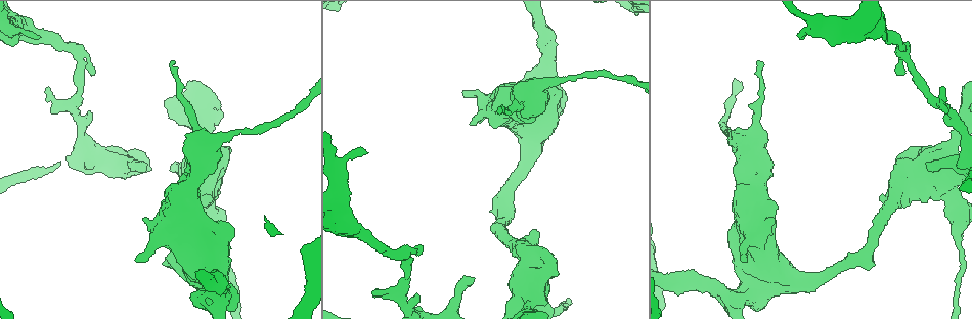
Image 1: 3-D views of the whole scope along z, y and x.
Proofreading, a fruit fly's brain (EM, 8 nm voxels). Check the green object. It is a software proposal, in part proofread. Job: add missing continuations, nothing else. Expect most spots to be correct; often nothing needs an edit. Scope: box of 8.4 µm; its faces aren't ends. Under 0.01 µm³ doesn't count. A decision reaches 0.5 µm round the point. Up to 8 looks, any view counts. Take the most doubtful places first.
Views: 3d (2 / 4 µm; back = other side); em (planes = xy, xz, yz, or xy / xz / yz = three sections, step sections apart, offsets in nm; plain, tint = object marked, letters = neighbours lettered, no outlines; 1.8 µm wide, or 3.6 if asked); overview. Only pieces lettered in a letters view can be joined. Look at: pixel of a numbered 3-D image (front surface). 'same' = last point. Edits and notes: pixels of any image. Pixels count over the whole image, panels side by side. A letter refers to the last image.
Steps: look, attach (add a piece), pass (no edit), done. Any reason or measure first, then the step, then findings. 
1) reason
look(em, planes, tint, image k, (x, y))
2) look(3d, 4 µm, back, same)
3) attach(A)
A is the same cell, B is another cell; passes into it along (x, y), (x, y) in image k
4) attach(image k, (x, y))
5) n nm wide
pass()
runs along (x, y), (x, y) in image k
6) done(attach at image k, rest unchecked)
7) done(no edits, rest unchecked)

an open end
look(3d, 4 µm, image 1, (804, 38))

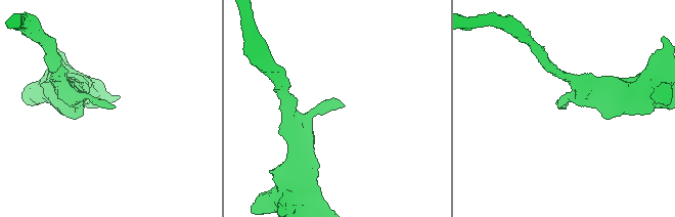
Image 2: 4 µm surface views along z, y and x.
shape alone is not enough
look(em, planes, letters, image 2, (114, 105))

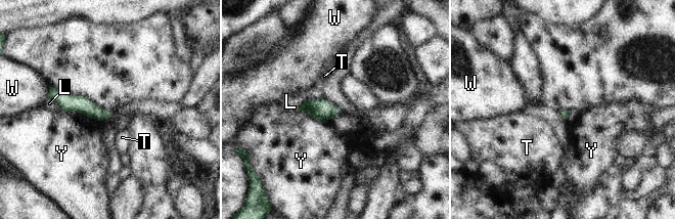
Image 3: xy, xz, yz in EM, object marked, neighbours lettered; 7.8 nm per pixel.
pass()
L, T, W and Y are other cells; border along (63, 110), (79, 112), (100, 121) in image 3; none of them fits

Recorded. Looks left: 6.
free end
look(em, yz, step 16, letters, image 1, (941, 89))

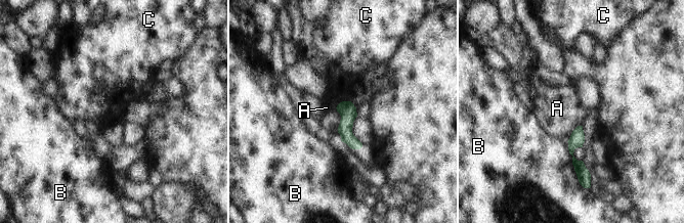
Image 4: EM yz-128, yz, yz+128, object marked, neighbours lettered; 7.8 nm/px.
pass()
A, B and C are other cells; runs along (344, 103), (346, 135), (357, 146) in image 4; no lettered piece goes on from it

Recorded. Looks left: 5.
look(3d, 2 µm, image 1, (930, 168))

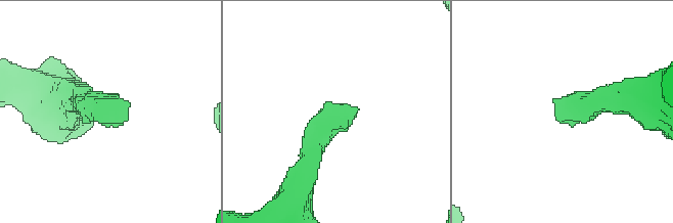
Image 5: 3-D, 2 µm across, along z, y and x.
shape alone is not enough
look(em, yz, step 16, letters, image 5, (357, 109))

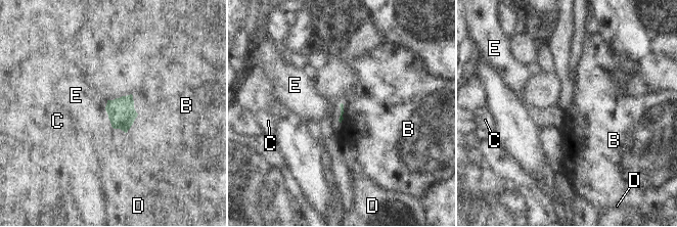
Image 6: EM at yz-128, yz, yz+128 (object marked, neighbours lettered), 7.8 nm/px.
pass()
B, C, D and E are other cells; border along (132, 94), (137, 117), (126, 133) in image 6; none of them fits

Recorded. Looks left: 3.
done(no edits, rest unchecked)

